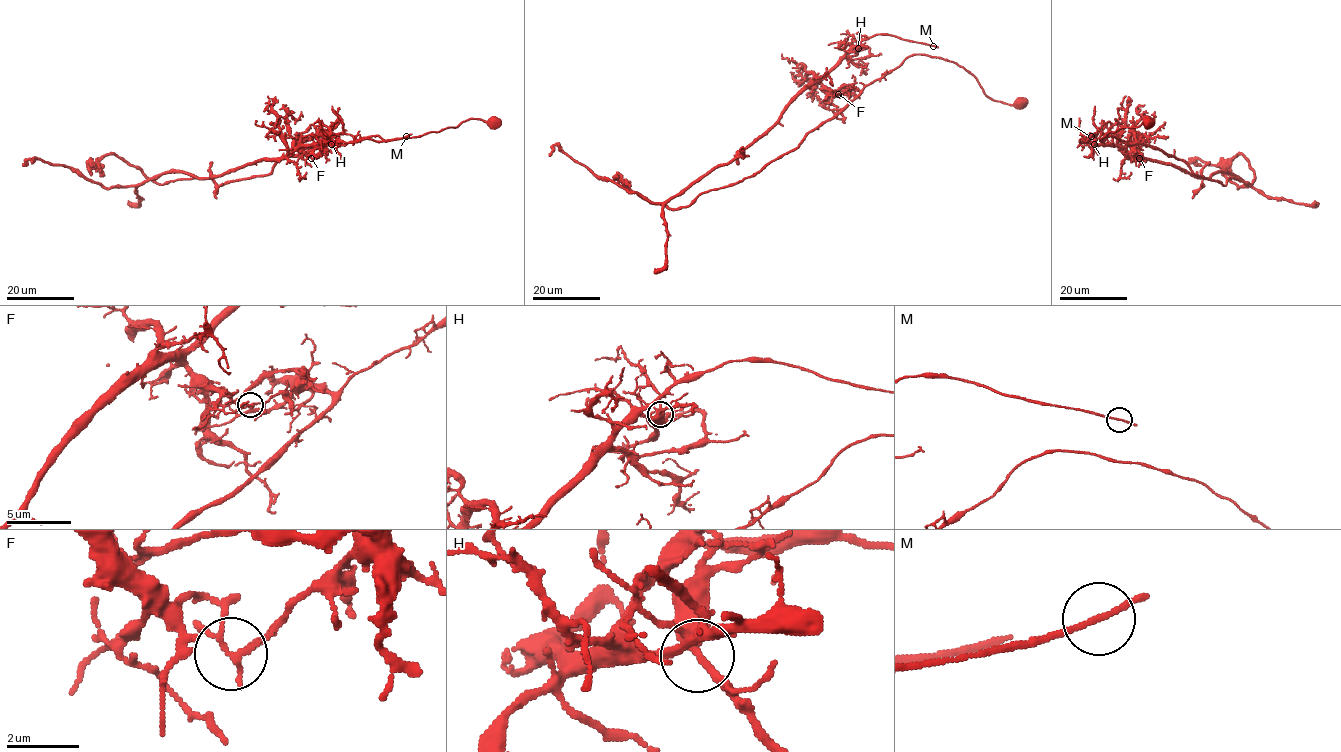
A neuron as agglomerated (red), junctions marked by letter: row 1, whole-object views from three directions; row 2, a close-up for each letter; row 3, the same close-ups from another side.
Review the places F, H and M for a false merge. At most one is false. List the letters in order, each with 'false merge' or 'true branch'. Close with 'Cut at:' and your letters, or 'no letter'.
F: false merge
H: true branch
M: true branch
Cut at: F

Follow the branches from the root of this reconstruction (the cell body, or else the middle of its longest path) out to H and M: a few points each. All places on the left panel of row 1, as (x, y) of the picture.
H: (301, 149), (294, 143), (295, 147), (331, 144)
M: (301, 149), (294, 143), (295, 147), (316, 146), (335, 142), (354, 143), (365, 138), (394, 140), (407, 136)

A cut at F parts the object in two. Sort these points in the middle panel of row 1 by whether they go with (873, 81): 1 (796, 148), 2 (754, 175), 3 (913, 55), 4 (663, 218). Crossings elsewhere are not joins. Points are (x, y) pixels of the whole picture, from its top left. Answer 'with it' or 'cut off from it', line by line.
1: with it
2: with it
3: with it
4: cut off from it

